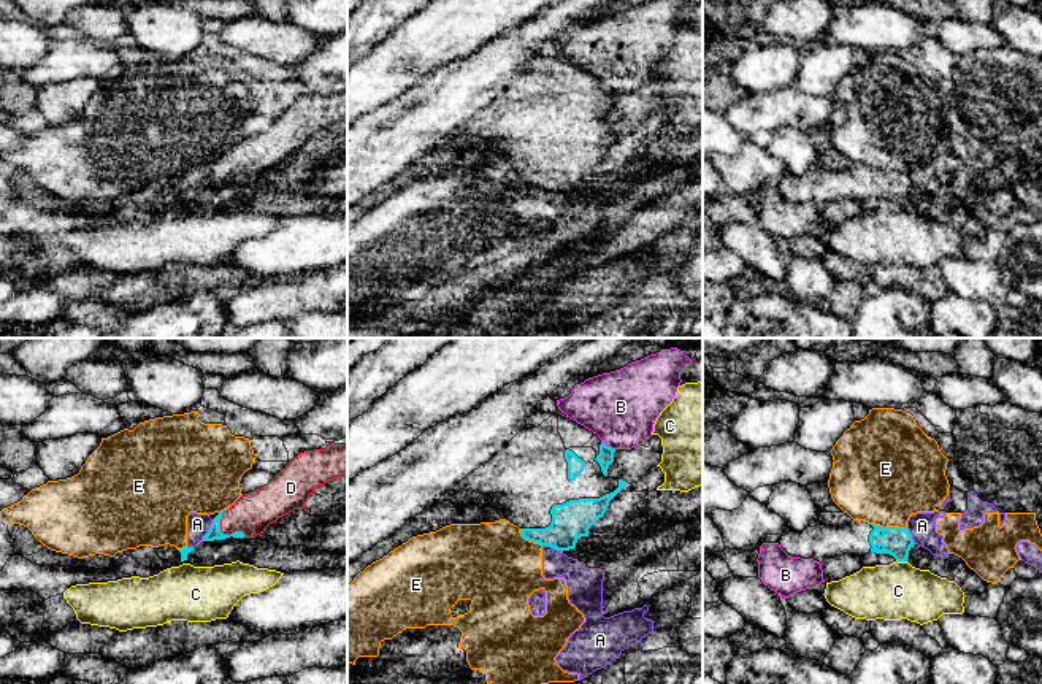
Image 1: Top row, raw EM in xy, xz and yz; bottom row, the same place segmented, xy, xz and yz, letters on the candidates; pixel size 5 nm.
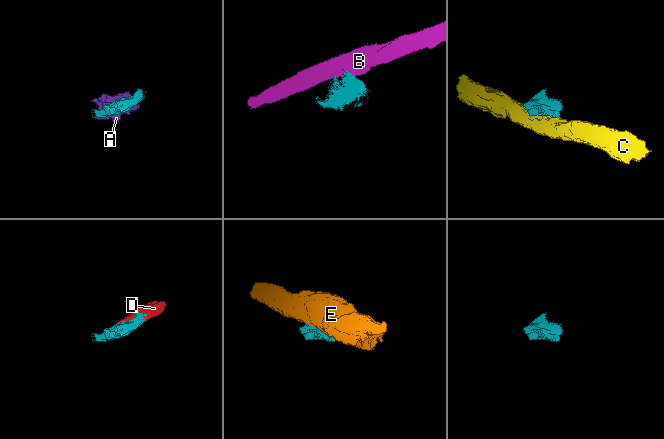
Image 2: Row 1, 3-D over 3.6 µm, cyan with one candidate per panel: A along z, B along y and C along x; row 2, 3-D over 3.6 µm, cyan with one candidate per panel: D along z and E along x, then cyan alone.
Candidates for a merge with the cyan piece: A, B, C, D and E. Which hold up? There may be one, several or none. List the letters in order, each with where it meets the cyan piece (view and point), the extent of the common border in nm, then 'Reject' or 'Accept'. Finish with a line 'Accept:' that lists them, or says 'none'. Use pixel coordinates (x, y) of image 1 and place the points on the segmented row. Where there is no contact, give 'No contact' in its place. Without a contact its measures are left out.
A: Touches cyan at xy (208, 532). Shared border 160 nm. Reject
B: Touches cyan at xz (608, 446). Shared border 80 nm. Reject
C: Touches cyan at yz (901, 561). Shared border 60 nm. Reject
D: Touches cyan at xy (221, 532). Shared border 180 nm. Accept
E: Touches cyan at yz (885, 529). Shared border 220 nm. Reject
Accept: D

